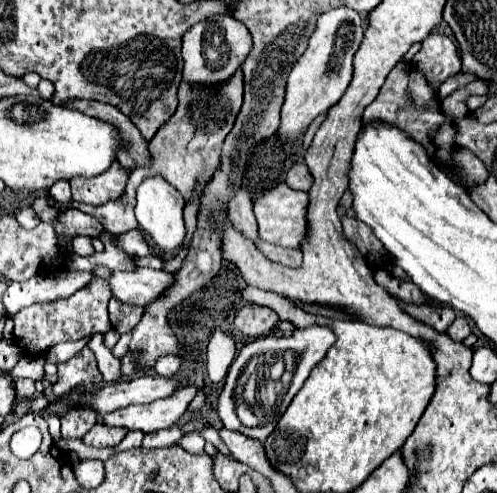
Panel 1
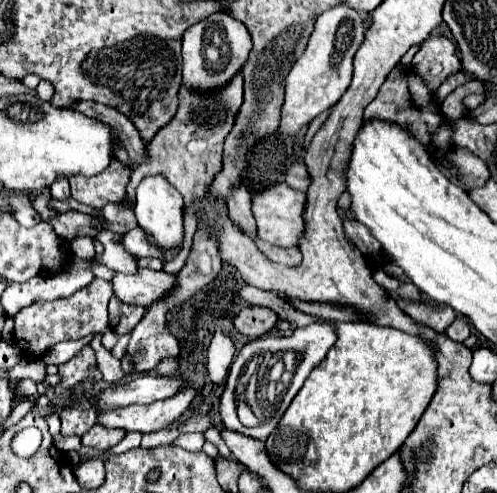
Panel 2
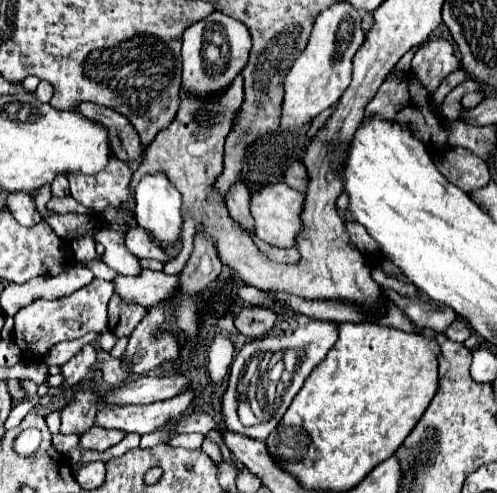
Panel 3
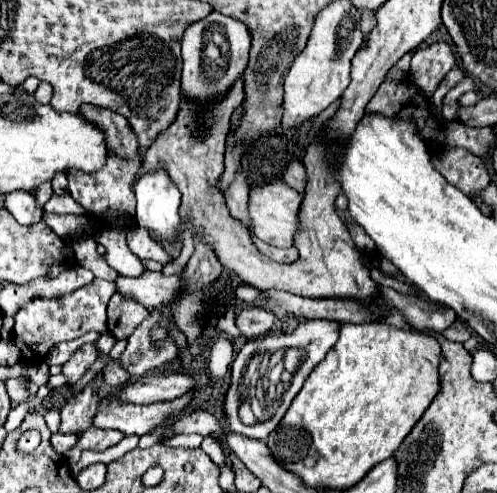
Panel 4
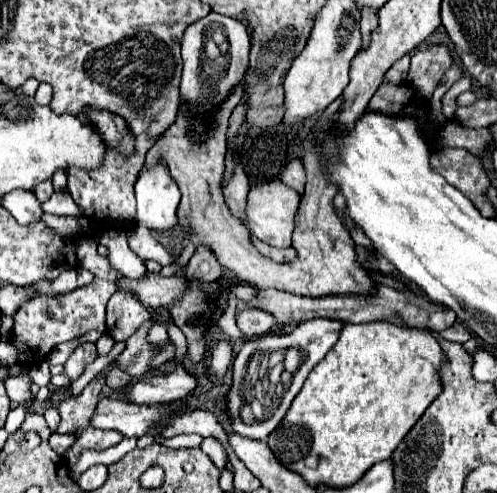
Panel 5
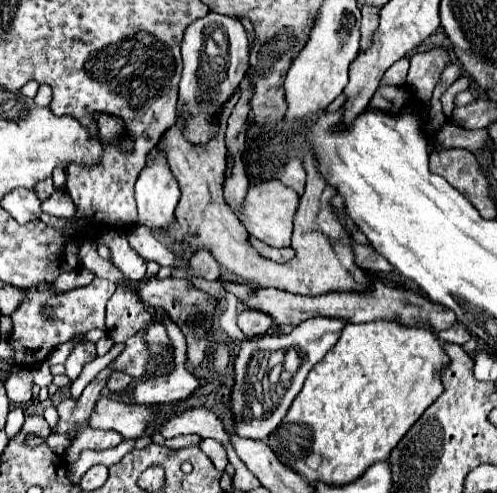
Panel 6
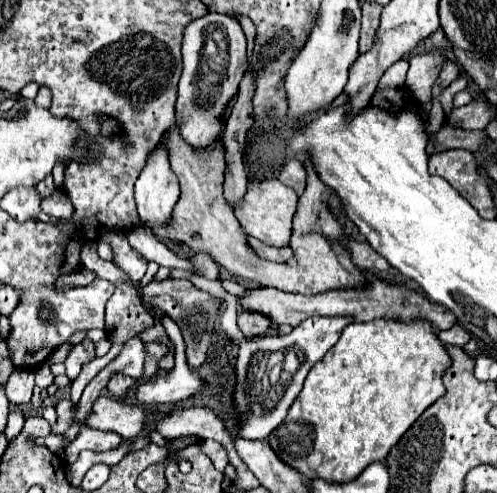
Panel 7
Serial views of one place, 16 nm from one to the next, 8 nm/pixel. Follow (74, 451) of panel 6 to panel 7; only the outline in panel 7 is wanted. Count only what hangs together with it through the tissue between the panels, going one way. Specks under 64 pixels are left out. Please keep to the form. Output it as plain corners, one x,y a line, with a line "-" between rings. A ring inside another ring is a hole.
88,426
80,428
80,434
72,440
72,444
66,448
66,458
70,464
76,462
78,454
82,450
94,450
94,452
102,452
102,450
110,450
116,448
122,442
122,436
116,432
104,432
104,430
92,430

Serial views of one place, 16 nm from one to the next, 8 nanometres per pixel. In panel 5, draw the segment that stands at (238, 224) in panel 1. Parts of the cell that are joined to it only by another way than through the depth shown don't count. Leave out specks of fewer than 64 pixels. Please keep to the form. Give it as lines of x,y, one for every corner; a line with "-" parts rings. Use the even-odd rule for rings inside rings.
242,166
236,168
234,178
232,178
230,184
224,188
224,198
226,198
226,204
228,204
230,212
244,222
244,204
246,204
246,200
248,200
248,180
246,180
246,176
244,176

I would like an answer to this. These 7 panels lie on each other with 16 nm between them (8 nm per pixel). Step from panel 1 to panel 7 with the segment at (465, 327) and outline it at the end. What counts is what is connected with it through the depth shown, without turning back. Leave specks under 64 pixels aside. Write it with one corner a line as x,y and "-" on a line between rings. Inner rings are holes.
454,324
450,330
440,332
438,338
440,338
444,344
458,344
458,346
464,346
464,344
470,340
470,334
468,334
468,330
464,330
460,324

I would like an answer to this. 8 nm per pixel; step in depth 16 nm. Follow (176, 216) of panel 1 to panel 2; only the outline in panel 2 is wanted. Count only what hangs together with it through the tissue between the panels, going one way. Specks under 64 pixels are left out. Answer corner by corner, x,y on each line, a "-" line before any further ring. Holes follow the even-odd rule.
148,176
140,182
136,188
136,220
144,232
150,234
150,238
156,242
156,246
164,252
170,252
178,248
184,240
184,220
182,220
182,208
184,200
182,194
164,180
164,176

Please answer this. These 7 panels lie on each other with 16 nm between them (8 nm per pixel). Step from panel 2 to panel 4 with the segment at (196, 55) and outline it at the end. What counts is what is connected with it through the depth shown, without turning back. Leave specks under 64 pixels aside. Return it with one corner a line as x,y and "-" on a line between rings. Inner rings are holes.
212,12
186,28
182,38
182,92
196,96
196,100
216,100
216,96
224,96
224,92
232,86
232,80
242,76
248,64
250,46
248,28
220,12

